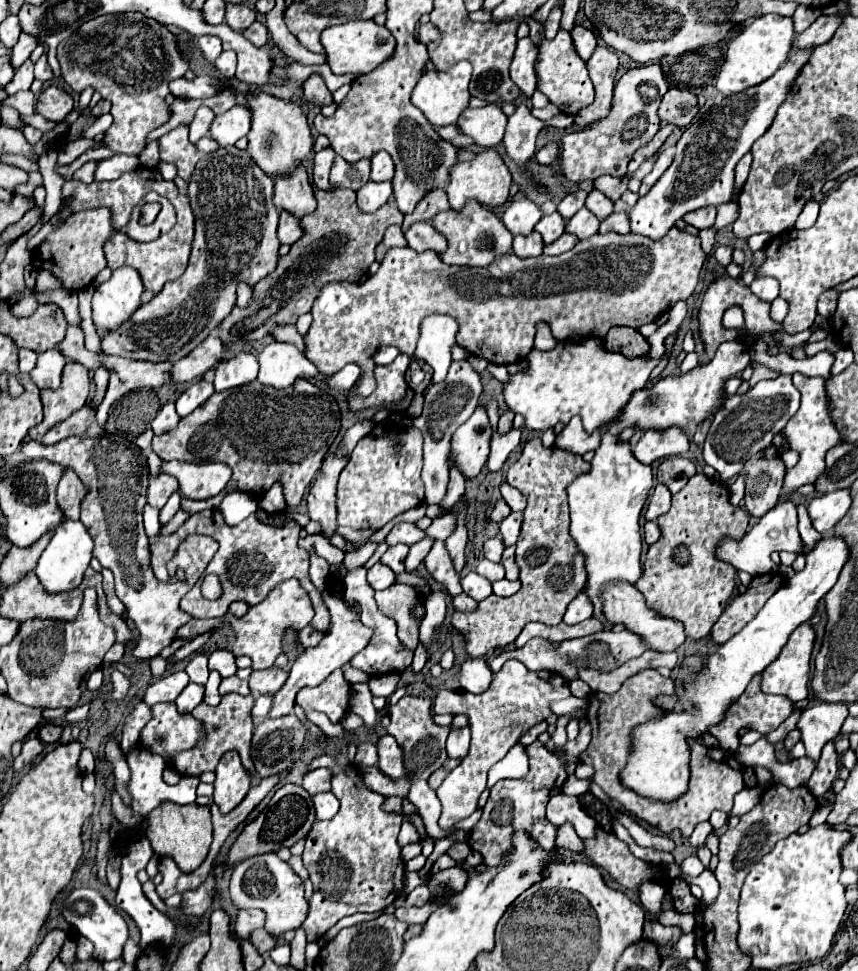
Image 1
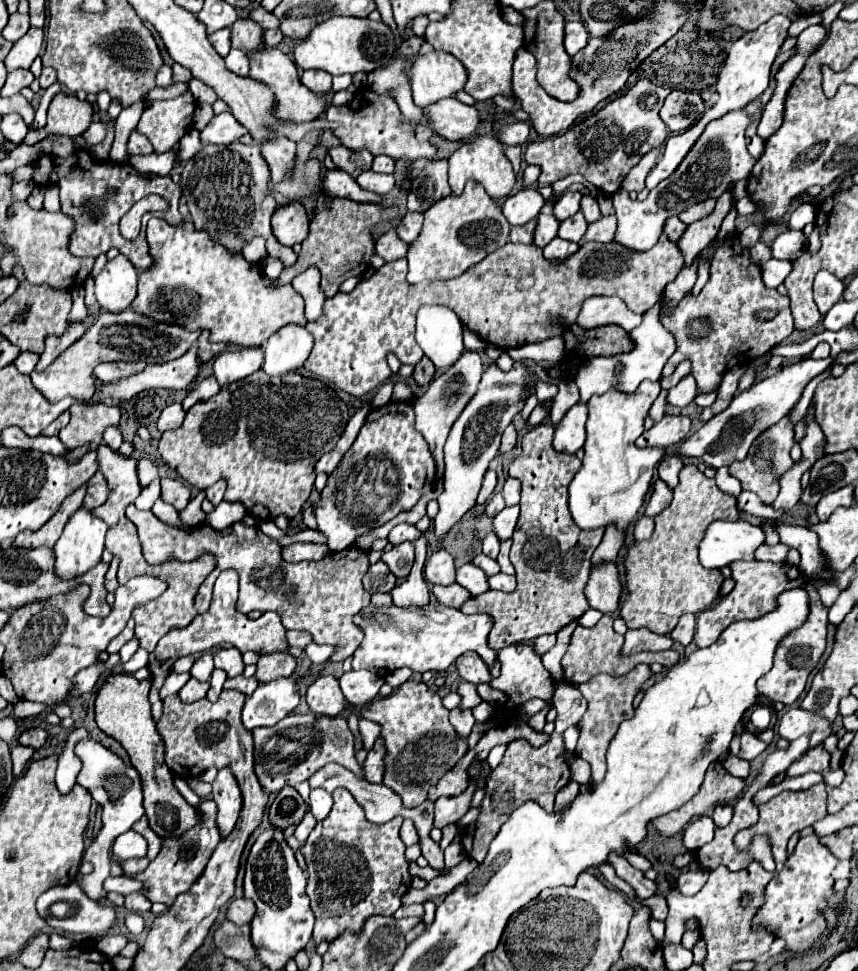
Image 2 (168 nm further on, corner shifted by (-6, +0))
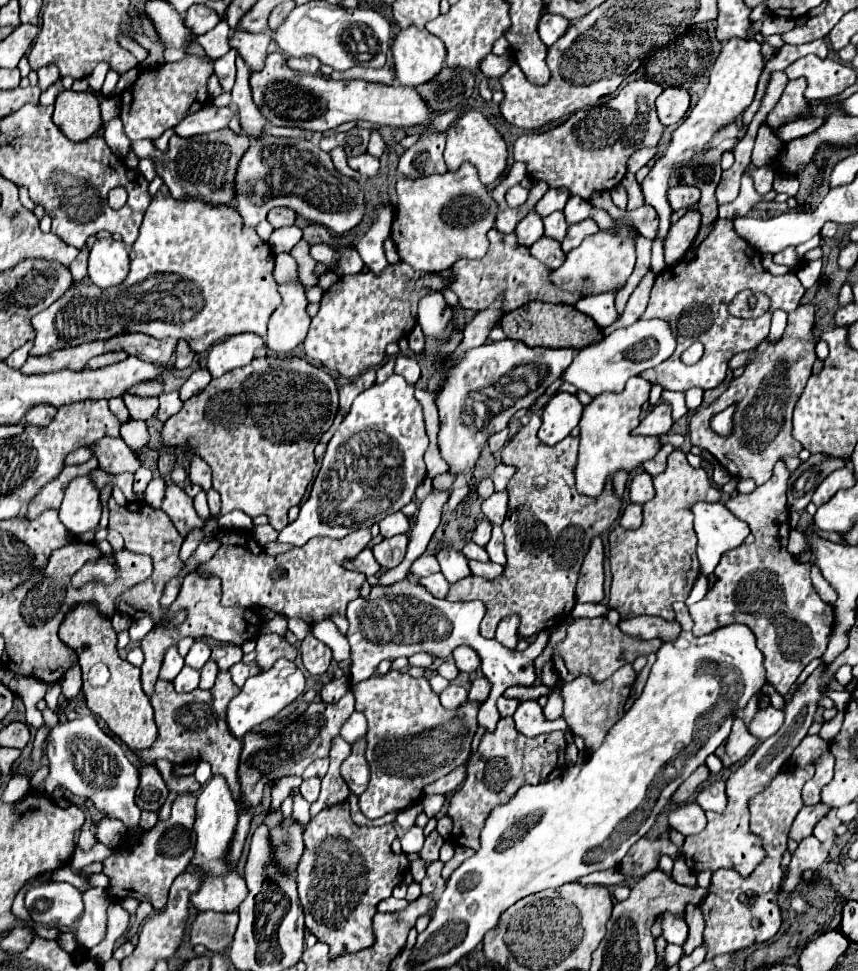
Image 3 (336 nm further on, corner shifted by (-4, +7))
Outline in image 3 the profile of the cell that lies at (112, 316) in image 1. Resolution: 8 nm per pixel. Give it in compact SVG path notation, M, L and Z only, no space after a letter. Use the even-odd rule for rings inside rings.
M96 238L88 256L90 282L108 288L124 282L128 276L128 248L122 240Z

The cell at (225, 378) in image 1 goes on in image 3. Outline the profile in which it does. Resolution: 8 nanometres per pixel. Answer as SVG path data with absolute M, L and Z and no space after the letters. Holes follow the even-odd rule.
M236 334L210 348L206 368L212 378L220 378L224 372L250 364L262 346L264 340L256 334Z

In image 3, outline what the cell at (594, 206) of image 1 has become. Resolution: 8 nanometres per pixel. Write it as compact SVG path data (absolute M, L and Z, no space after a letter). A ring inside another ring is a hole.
M572 196L572 198L568 200L566 208L564 208L564 216L566 216L568 224L576 224L576 222L586 220L586 218L590 216L590 210L592 210L590 202L586 202L586 200L578 198L578 196Z

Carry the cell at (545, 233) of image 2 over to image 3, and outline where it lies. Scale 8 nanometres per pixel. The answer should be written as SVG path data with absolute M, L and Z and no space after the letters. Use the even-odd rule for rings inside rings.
M530 212L528 216L524 216L520 220L520 224L516 226L516 240L520 246L532 246L538 238L542 238L544 234L544 226L542 226L542 218L536 216L536 212Z

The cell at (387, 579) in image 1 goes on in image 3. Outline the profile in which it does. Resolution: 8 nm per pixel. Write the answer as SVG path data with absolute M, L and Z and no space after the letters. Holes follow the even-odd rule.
M364 548L360 552L360 556L356 556L356 560L344 560L344 566L348 570L358 570L358 572L364 572L366 576L374 576L380 572L380 564L376 562L376 558L372 556L372 550L370 548Z

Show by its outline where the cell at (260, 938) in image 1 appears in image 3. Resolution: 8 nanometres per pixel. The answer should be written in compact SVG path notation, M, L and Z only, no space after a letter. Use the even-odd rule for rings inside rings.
M202 912L196 916L190 928L190 944L204 944L210 952L224 952L230 946L236 932L238 912Z

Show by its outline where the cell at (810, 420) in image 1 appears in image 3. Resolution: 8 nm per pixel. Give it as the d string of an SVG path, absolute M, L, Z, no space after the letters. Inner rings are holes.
M778 462L774 466L774 474L772 478L762 484L756 486L752 490L752 494L736 494L726 502L726 508L730 512L734 512L740 520L744 520L750 526L750 532L754 534L754 544L750 546L738 546L732 552L726 552L720 558L720 564L714 570L716 582L712 588L708 588L706 596L696 602L694 606L690 606L690 614L694 618L694 634L702 636L702 634L710 634L722 626L730 626L730 624L746 624L754 636L756 636L756 646L760 648L760 652L764 654L764 668L766 668L766 680L782 694L786 696L796 678L800 676L800 672L814 660L820 658L826 650L828 644L828 636L832 632L832 624L834 624L834 608L826 602L820 600L820 596L816 594L812 580L810 580L810 564L802 564L798 560L794 560L794 556L786 550L788 544L788 508L786 508L786 488L788 488L788 478L790 478L790 470Z

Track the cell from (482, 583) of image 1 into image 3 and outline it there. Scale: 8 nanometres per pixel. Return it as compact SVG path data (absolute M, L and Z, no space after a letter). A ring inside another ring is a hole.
M440 550L436 554L436 560L440 564L440 572L444 574L444 578L452 584L462 580L464 576L470 576L470 568L468 568L468 560L464 558L462 552L456 550Z

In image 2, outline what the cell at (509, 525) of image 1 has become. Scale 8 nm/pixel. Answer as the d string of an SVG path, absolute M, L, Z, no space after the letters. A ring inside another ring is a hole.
M506 507L494 517L494 533L500 539L510 539L516 523L518 523L518 507Z

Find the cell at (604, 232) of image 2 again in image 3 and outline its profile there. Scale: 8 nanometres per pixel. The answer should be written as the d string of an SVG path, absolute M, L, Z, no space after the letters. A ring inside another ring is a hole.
M588 218L588 220L584 220L584 222L578 222L578 224L572 224L572 226L568 228L568 232L566 232L564 242L562 242L564 252L570 252L570 248L576 248L586 236L596 234L596 232L598 232L598 224L596 224L592 218Z

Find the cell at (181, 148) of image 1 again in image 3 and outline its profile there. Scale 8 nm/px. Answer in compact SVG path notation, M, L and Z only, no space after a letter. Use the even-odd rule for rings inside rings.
M194 54L178 62L166 62L156 68L146 68L138 74L136 82L120 94L120 120L124 134L130 140L156 140L164 130L174 128L192 110L198 110L208 98L208 78L214 74L212 62Z

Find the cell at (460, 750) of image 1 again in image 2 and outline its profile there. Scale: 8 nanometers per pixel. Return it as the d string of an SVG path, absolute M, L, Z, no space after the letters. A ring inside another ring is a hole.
M456 707L456 709L452 709L452 711L450 711L450 723L452 723L452 725L454 725L454 729L458 731L458 735L468 737L476 721L474 721L474 717L472 717L472 711L470 711L470 709L462 711L462 709L458 709L458 707Z

